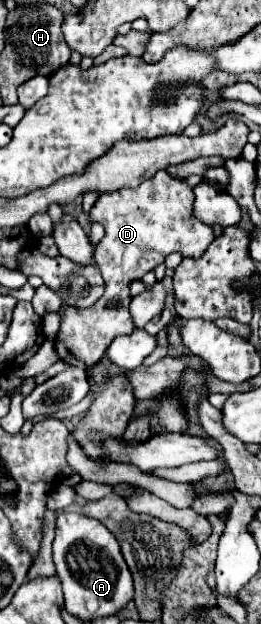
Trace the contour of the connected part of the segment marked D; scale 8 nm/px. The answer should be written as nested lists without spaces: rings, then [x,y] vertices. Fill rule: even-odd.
[[[159,170],[153,178],[141,182],[135,188],[125,186],[119,192],[109,192],[99,196],[97,204],[89,212],[89,222],[99,222],[105,228],[105,236],[101,238],[99,244],[95,244],[95,254],[93,254],[101,270],[101,276],[105,278],[105,294],[89,308],[65,306],[61,310],[61,328],[55,338],[55,348],[63,362],[81,368],[95,366],[99,358],[105,354],[105,350],[109,348],[113,338],[135,330],[129,312],[129,304],[131,304],[129,284],[141,280],[149,270],[159,266],[165,260],[165,256],[169,256],[171,252],[181,252],[185,258],[197,258],[207,250],[207,246],[215,240],[215,234],[211,226],[203,224],[193,216],[193,202],[195,202],[195,194],[193,188],[187,184],[187,180],[173,178],[167,174],[167,170]]]

